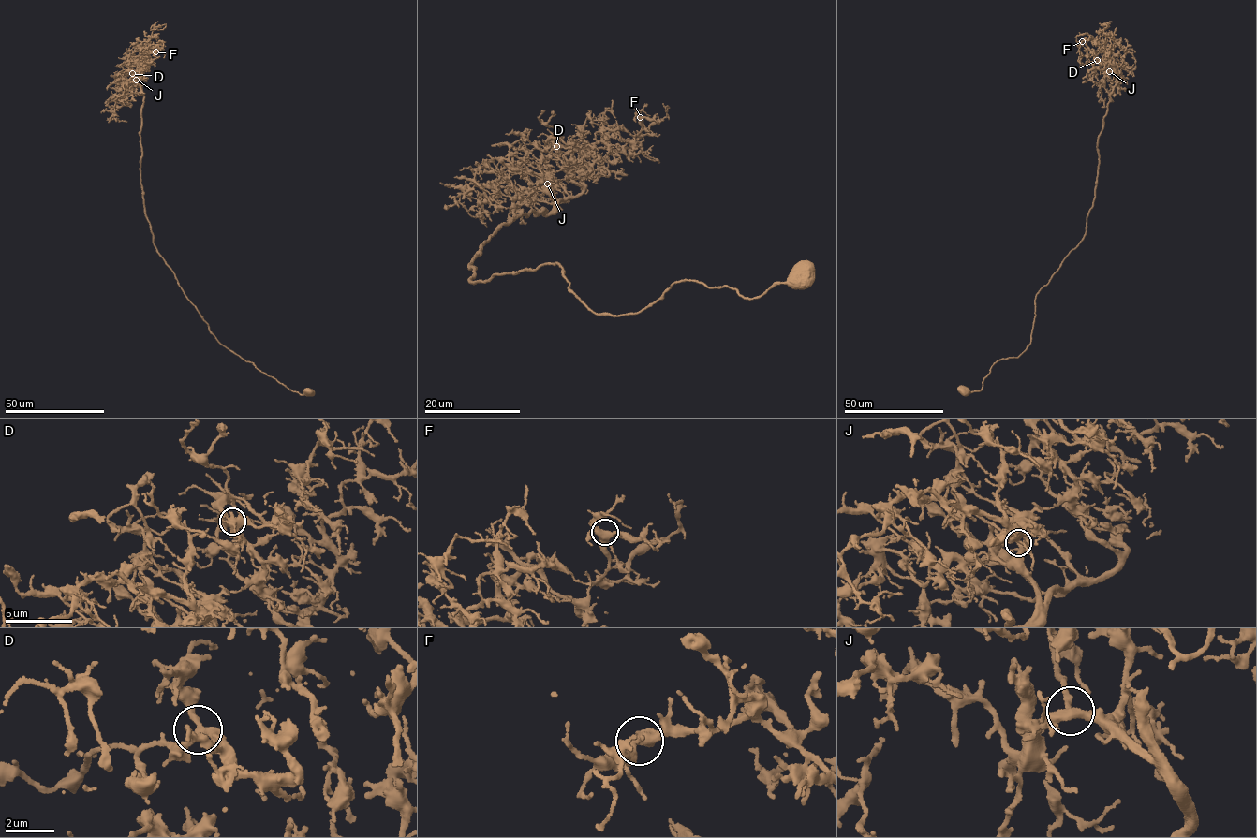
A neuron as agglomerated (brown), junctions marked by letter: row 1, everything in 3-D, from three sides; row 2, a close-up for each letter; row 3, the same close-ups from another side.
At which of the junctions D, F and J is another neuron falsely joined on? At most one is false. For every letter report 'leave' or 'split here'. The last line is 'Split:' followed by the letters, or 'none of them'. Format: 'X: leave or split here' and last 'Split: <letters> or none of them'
D: leave
F: leave
J: leave
Split: none of them

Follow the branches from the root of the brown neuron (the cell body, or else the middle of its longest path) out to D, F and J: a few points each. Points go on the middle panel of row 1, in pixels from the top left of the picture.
D: (799, 276), (751, 298), (679, 281), (617, 316), (555, 262), (470, 281), (506, 222), (583, 190), (556, 146)
F: (799, 276), (751, 298), (679, 281), (617, 316), (555, 262), (470, 281), (640, 117)
J: (799, 276), (751, 298), (679, 281), (617, 316), (555, 262), (470, 281), (506, 222), (552, 210), (546, 183)

